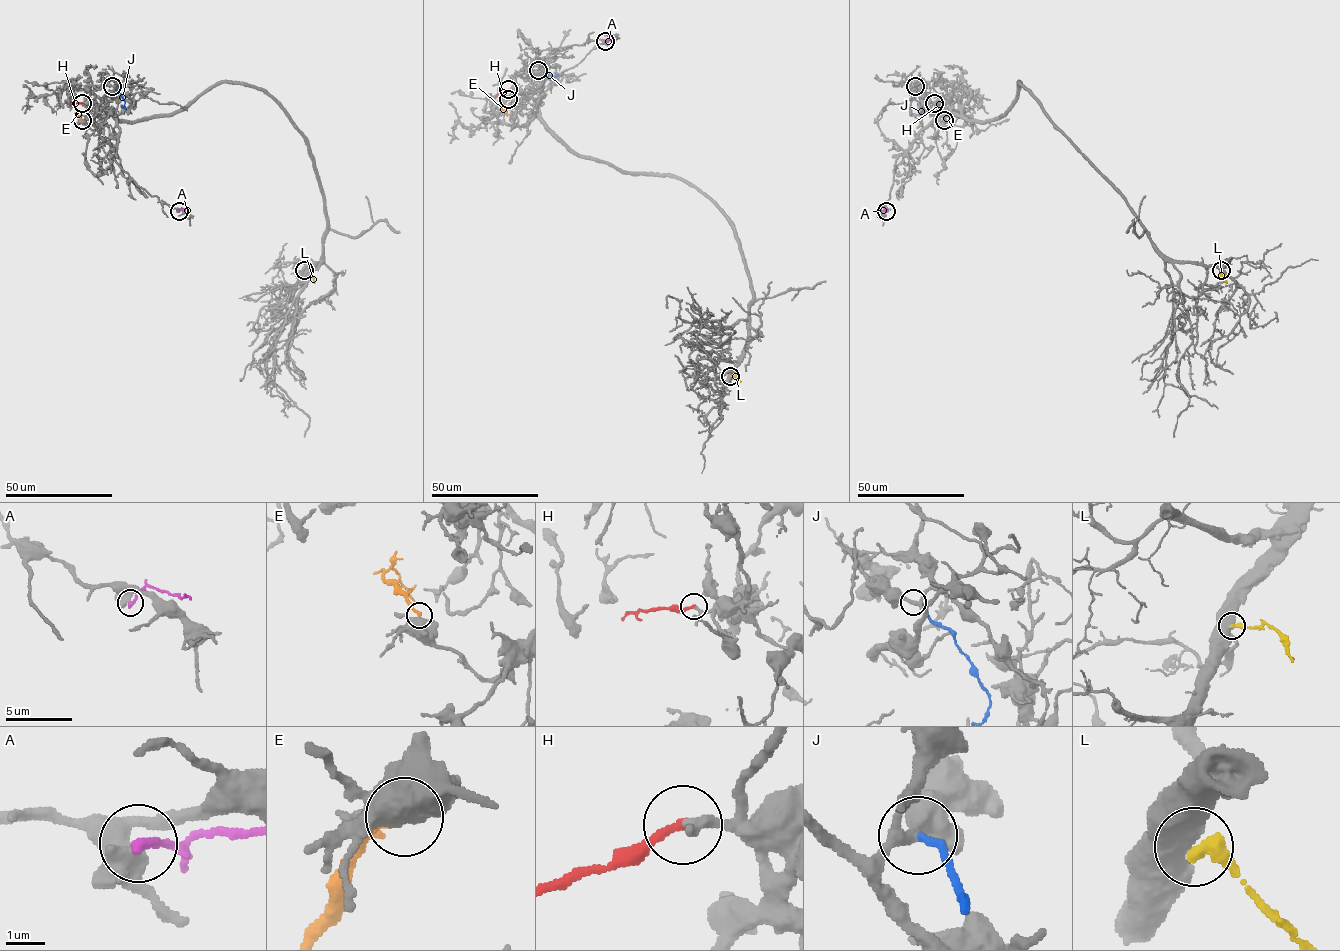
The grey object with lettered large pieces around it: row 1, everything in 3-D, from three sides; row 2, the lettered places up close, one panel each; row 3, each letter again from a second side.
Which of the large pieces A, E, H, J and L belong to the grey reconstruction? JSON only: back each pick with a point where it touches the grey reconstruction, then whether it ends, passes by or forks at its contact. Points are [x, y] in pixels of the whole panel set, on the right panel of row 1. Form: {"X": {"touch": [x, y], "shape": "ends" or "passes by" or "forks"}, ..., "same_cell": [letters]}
{"H": {"touch": [934, 103], "shape": "ends"}, "same_cell": ["H"]}

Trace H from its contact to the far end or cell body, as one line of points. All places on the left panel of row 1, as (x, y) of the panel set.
H: (82, 102), (70, 105)

